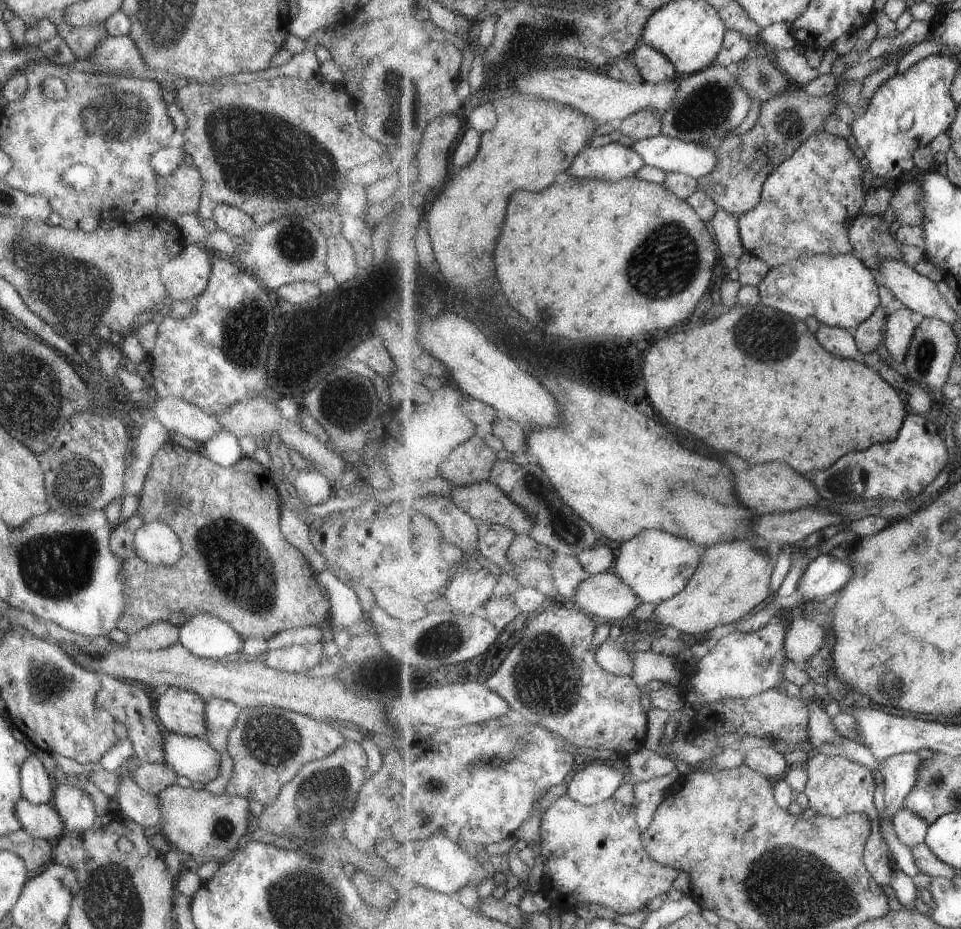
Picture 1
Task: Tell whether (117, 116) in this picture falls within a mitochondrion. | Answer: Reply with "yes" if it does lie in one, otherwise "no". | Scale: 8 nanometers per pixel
yes

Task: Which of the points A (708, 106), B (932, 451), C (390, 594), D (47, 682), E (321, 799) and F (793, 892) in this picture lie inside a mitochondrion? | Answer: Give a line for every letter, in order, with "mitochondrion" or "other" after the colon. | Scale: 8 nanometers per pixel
A: mitochondrion
B: other
C: other
D: mitochondrion
E: mitochondrion
F: mitochondrion

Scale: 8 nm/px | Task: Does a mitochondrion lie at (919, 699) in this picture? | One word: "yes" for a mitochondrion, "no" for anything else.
no

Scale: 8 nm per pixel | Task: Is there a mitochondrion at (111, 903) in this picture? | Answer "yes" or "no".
yes

